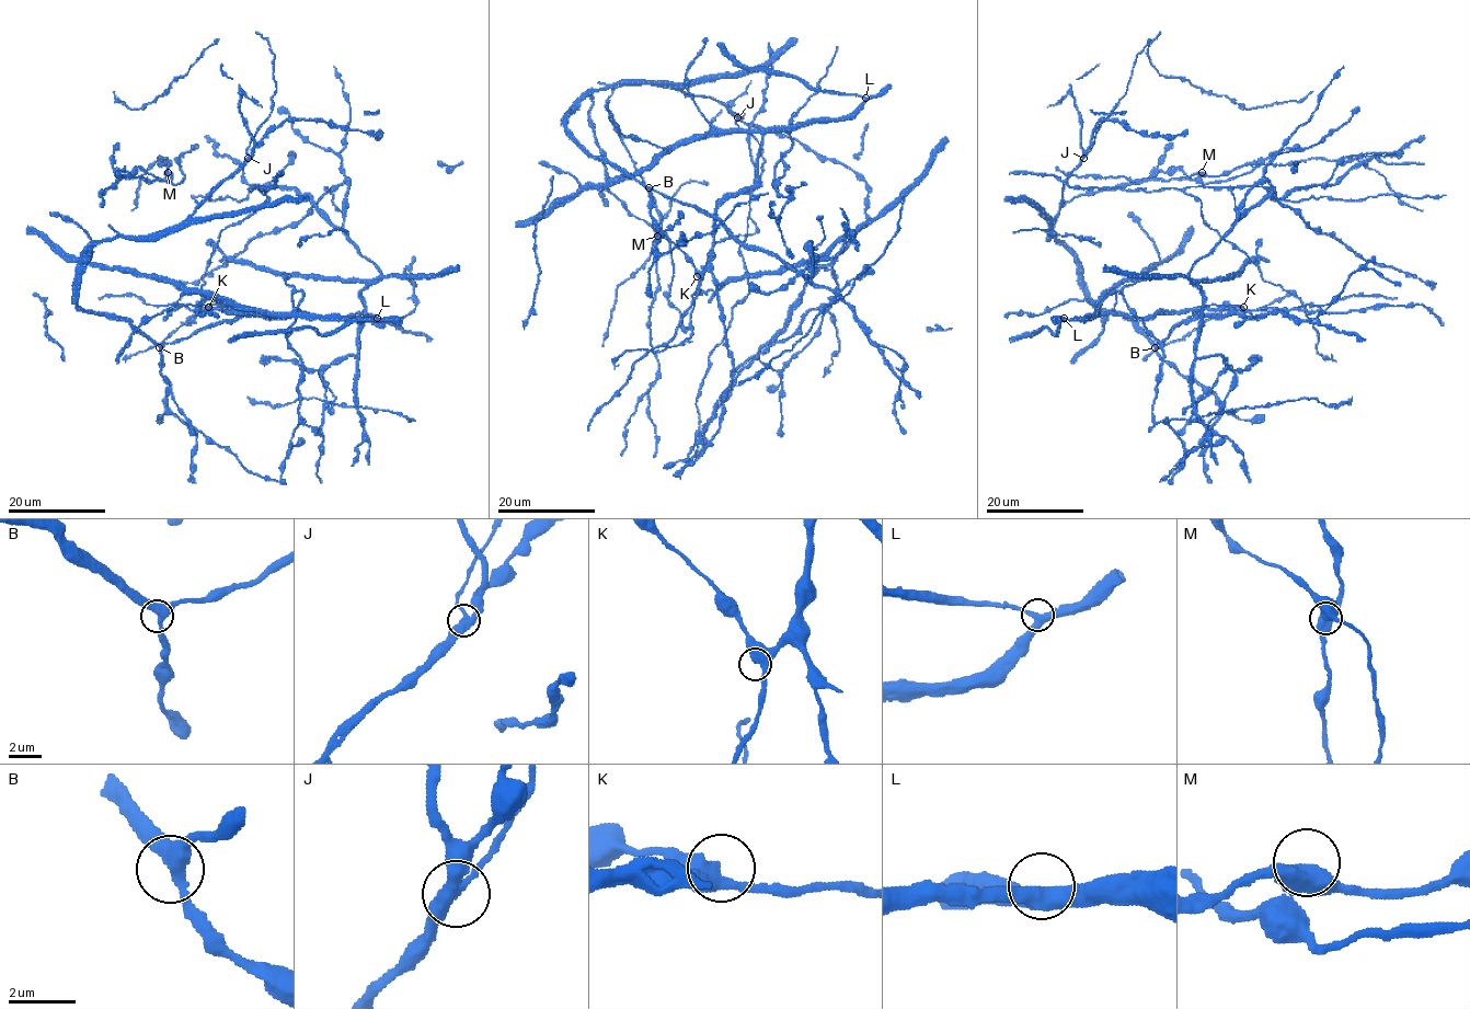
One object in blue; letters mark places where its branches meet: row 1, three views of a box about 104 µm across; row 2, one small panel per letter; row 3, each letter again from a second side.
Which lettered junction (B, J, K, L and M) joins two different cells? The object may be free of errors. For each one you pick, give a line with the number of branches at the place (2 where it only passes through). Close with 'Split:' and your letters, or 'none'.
J: Branches: 3
Split: J

